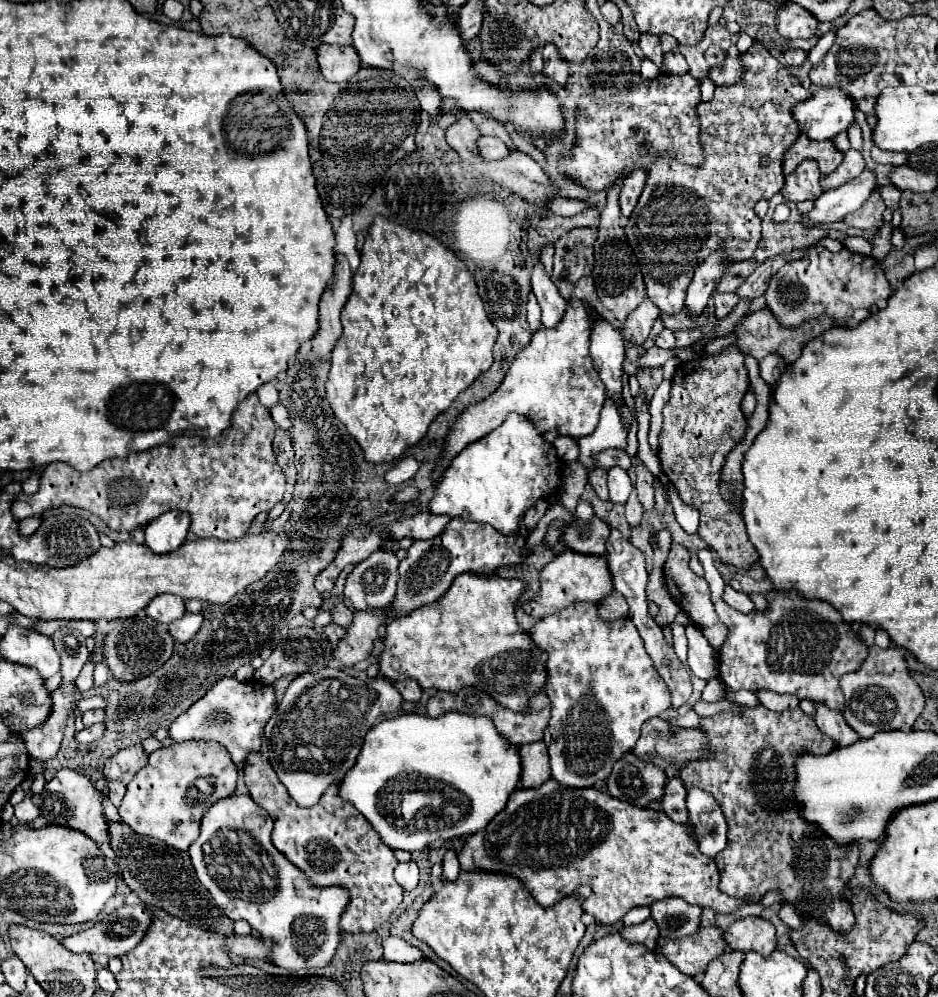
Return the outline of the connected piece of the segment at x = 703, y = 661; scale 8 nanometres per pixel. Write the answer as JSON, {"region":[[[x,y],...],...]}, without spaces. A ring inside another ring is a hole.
{"region":[[[694,625],[686,627],[686,637],[688,637],[688,665],[690,665],[692,673],[704,681],[718,677],[716,649],[712,649],[712,645],[706,641],[706,637],[702,633],[698,633],[698,629]],[[694,649],[698,649],[698,653],[694,653]]]}

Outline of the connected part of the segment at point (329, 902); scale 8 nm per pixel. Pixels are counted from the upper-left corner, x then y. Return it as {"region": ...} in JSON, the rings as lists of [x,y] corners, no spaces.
{"region":[[[230,795],[222,801],[216,801],[206,815],[202,817],[200,835],[190,845],[190,859],[194,865],[194,871],[200,879],[200,883],[210,891],[216,905],[224,909],[224,913],[236,921],[246,919],[252,929],[260,931],[262,937],[268,937],[274,941],[274,947],[268,955],[268,959],[284,969],[296,971],[304,967],[324,967],[336,953],[338,941],[340,941],[340,915],[344,907],[348,905],[350,897],[346,889],[330,887],[320,889],[312,885],[298,867],[294,867],[270,841],[272,833],[272,819],[262,811],[252,797],[248,795]]]}

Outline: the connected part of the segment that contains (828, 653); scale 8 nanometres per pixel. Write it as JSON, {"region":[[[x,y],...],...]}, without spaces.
{"region":[[[707,548],[698,552],[716,613],[728,627],[728,639],[720,649],[720,679],[726,687],[732,691],[746,689],[756,693],[766,689],[790,693],[798,699],[810,699],[828,709],[842,711],[844,697],[838,681],[844,673],[858,671],[868,655],[868,649],[858,639],[852,625],[844,623],[828,603],[806,601],[796,593],[778,591],[768,595],[770,607],[766,611],[744,615],[722,601],[726,583],[714,565],[713,557],[713,552]]]}

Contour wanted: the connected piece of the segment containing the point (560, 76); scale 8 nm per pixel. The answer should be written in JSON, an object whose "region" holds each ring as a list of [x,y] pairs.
{"region":[[[546,45],[544,51],[542,51],[542,55],[544,55],[544,73],[550,79],[558,81],[560,85],[566,85],[566,79],[568,79],[568,63],[562,61],[558,49],[554,49],[554,45]]]}

